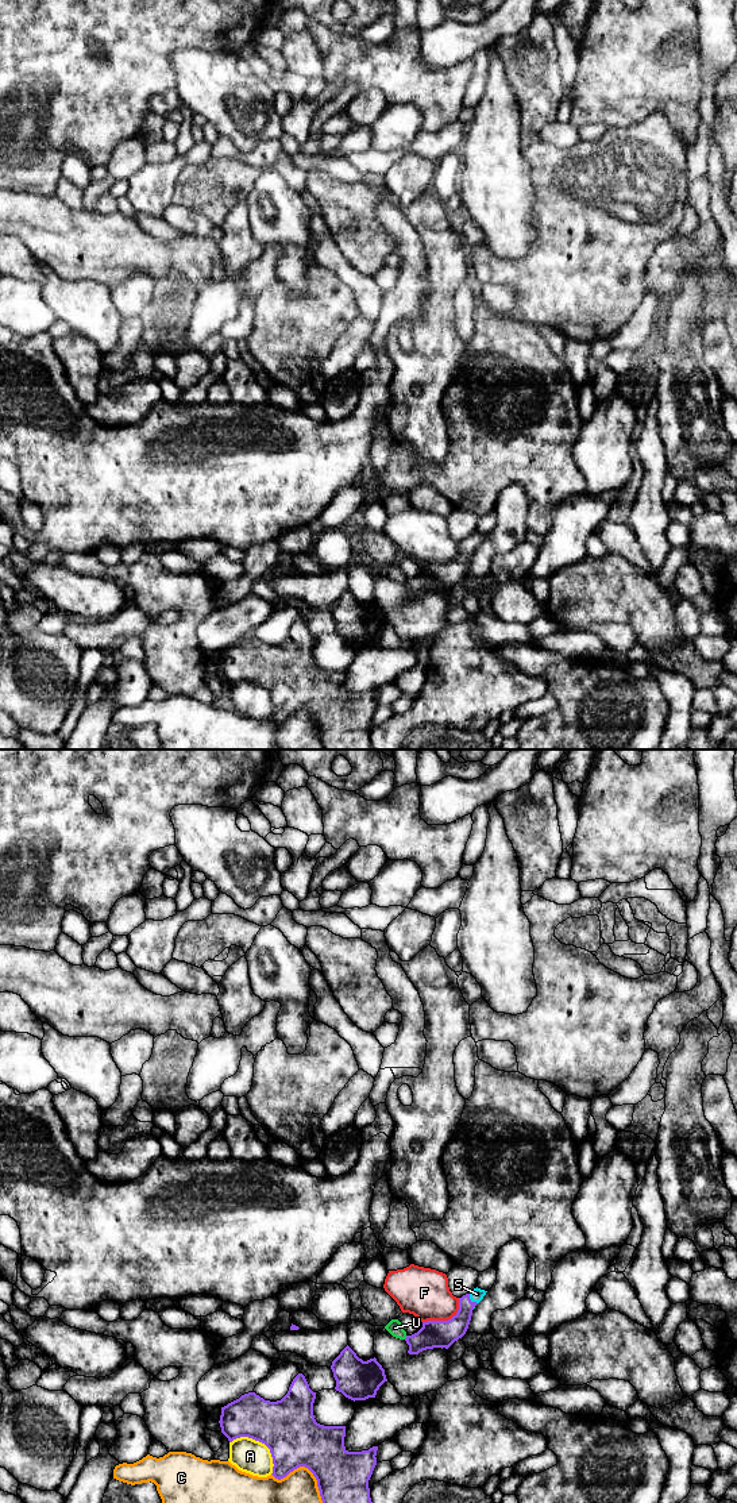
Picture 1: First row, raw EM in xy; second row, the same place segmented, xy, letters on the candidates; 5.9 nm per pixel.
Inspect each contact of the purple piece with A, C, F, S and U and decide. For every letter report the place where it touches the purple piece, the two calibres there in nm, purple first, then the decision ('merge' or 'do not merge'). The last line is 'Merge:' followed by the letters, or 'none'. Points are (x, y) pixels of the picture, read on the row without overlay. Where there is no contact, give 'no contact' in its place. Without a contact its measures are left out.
A: contact xy (261, 685); calibres 340 and 200 nm; do not merge
C: contact xy (308, 712); calibres 320 and 340 nm; do not merge
F: contact xy (446, 565); calibres 160 and 300 nm; do not merge
S: contact xy (470, 543); calibres 150 and 80 nm; merge
U: contact xy (406, 581); calibres 160 and 90 nm; do not merge
Merge: S

